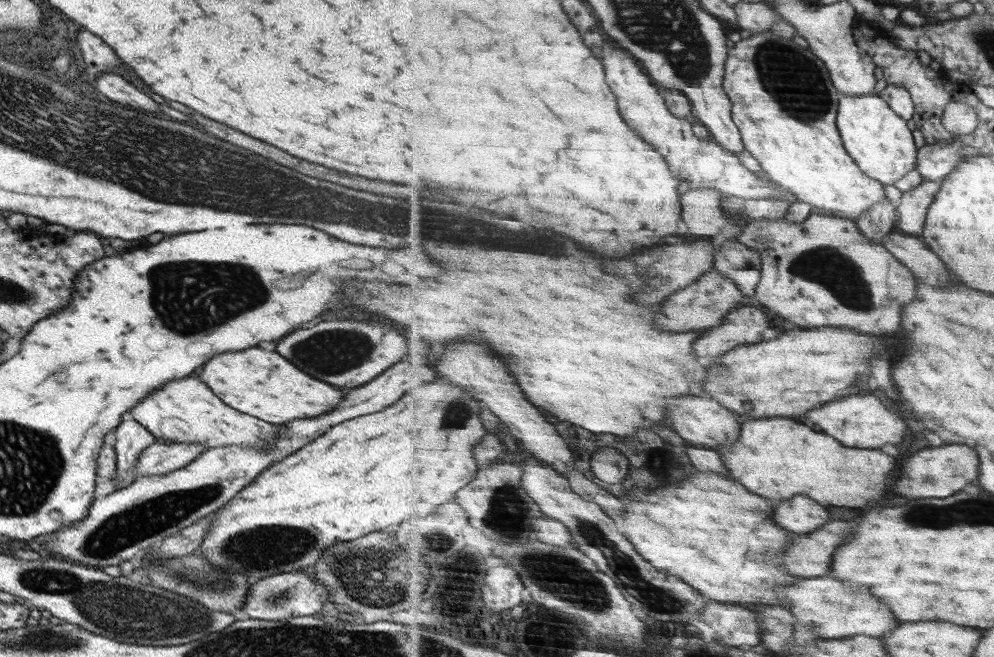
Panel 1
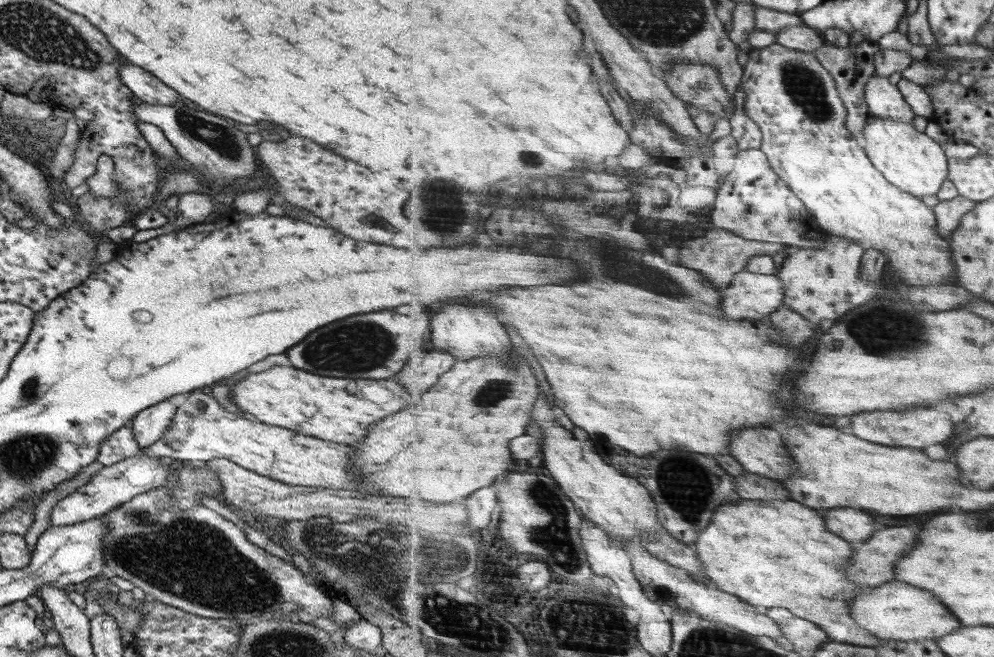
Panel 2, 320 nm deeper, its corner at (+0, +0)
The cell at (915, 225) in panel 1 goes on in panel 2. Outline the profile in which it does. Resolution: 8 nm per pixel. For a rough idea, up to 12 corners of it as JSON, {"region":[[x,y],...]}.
{"region":[[959,195],[933,208],[949,238],[978,202]]}

